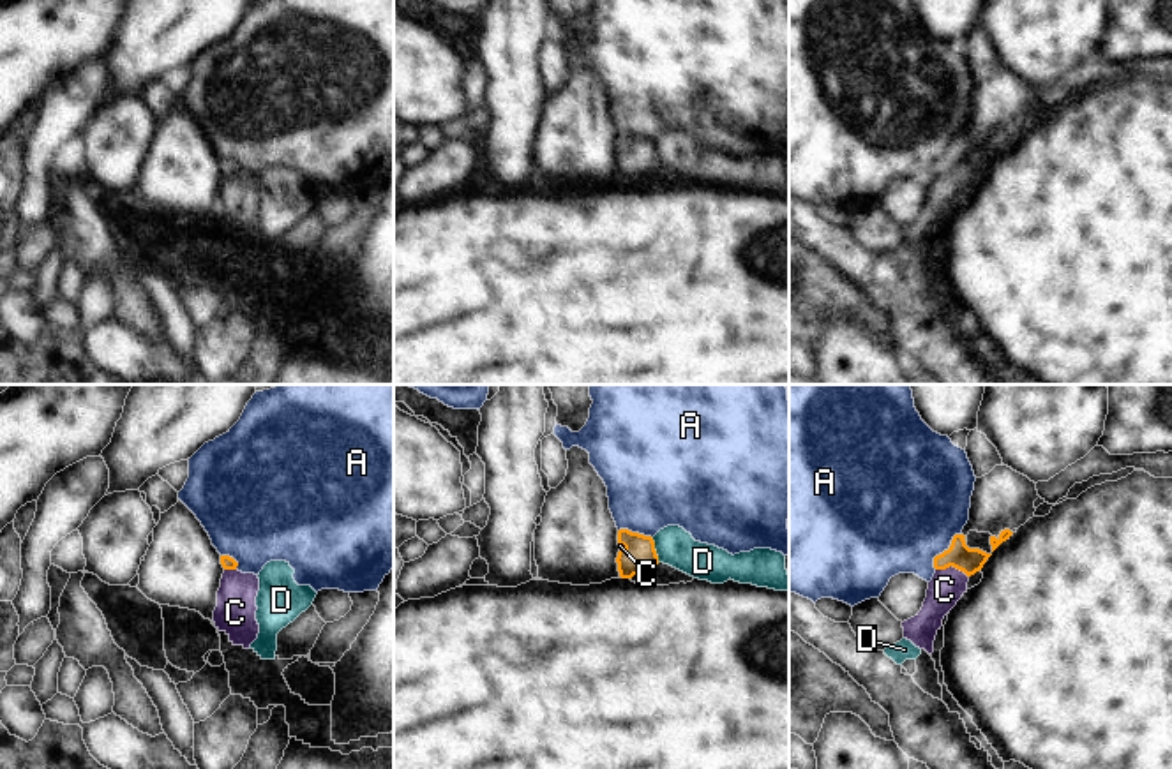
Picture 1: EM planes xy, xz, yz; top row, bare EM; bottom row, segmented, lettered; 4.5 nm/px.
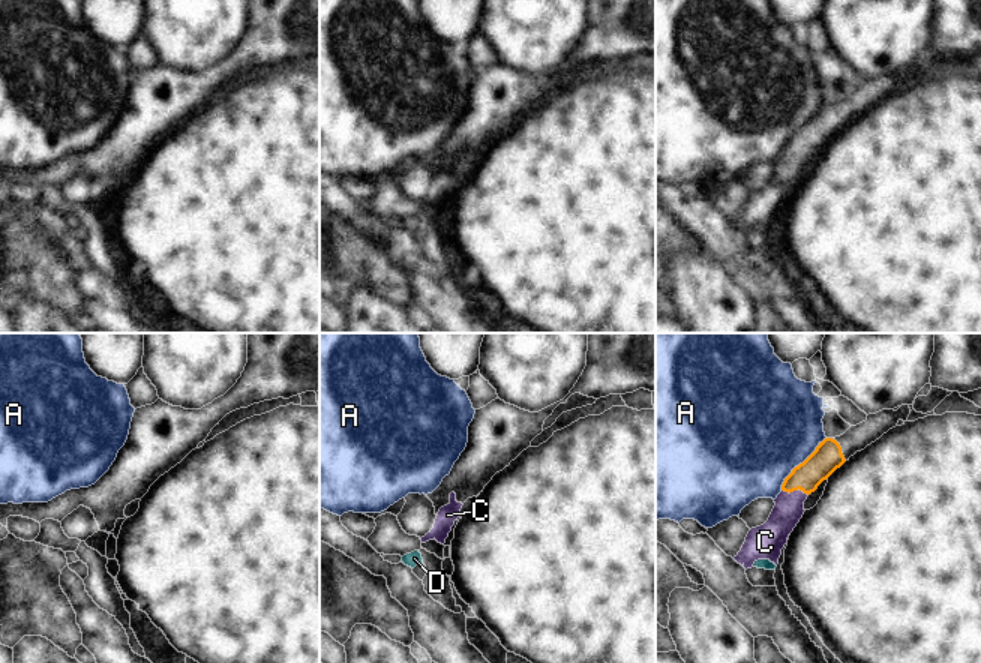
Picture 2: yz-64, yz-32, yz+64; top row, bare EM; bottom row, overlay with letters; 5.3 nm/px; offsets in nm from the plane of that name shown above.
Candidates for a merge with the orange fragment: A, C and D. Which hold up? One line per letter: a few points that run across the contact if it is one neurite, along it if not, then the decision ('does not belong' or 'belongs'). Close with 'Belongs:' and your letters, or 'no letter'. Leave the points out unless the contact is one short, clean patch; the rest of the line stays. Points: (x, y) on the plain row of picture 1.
A: line yz (961, 138), (934, 163), (934, 173); does not belong
C: line yz (959, 161), (952, 170), (952, 182), (945, 194); belongs
D: line xz (652, 143), (659, 166); does not belong
Belongs: C

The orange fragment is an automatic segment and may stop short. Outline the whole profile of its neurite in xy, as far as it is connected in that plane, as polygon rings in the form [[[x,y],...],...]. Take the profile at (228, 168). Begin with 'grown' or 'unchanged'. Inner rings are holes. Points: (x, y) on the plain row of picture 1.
grown; [[[221,161],[221,169],[224,178],[212,226],[219,236],[229,242],[233,250],[249,254],[259,238],[256,226],[259,183],[254,178],[238,176],[238,168],[229,161]]]

